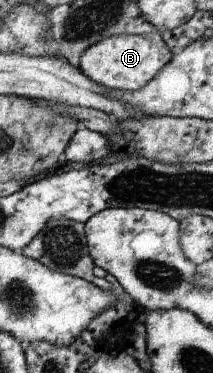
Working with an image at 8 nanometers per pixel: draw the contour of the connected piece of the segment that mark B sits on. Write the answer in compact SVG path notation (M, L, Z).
M158 32L127 35L113 34L83 52L78 66L91 80L104 87L120 90L139 90L149 83L173 58L176 50L170 49Z

